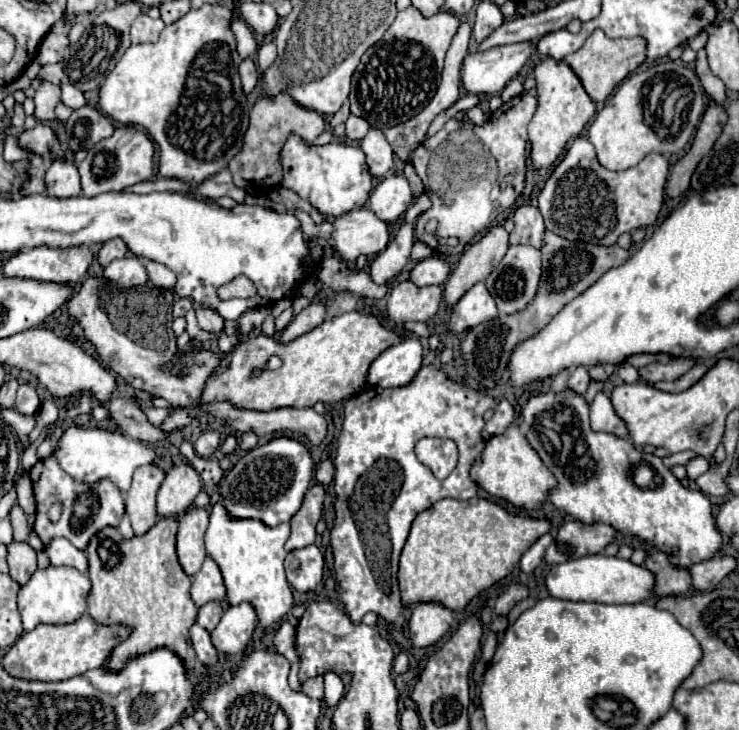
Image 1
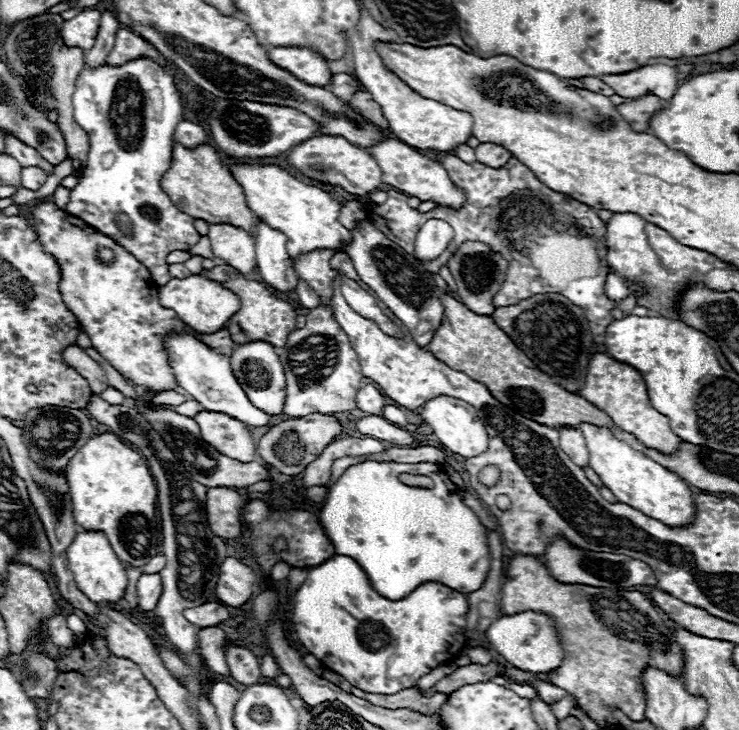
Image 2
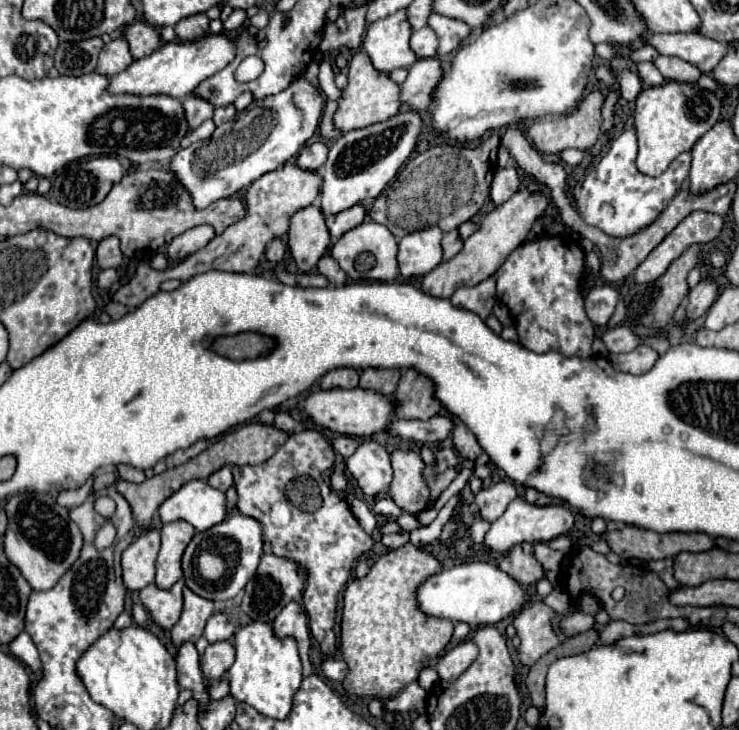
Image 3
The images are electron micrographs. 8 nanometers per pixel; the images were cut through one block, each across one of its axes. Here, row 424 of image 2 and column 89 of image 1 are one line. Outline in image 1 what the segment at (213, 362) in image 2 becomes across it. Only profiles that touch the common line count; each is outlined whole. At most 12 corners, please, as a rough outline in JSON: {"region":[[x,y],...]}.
{"region":[[46,246],[12,256],[4,278],[80,286],[92,248]]}

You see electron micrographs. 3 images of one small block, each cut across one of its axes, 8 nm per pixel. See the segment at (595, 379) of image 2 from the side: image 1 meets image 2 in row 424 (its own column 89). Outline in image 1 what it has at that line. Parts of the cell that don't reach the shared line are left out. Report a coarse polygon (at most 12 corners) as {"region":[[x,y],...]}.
{"region":[[88,614],[36,626],[2,668],[24,680],[68,680],[100,668],[130,634]]}

